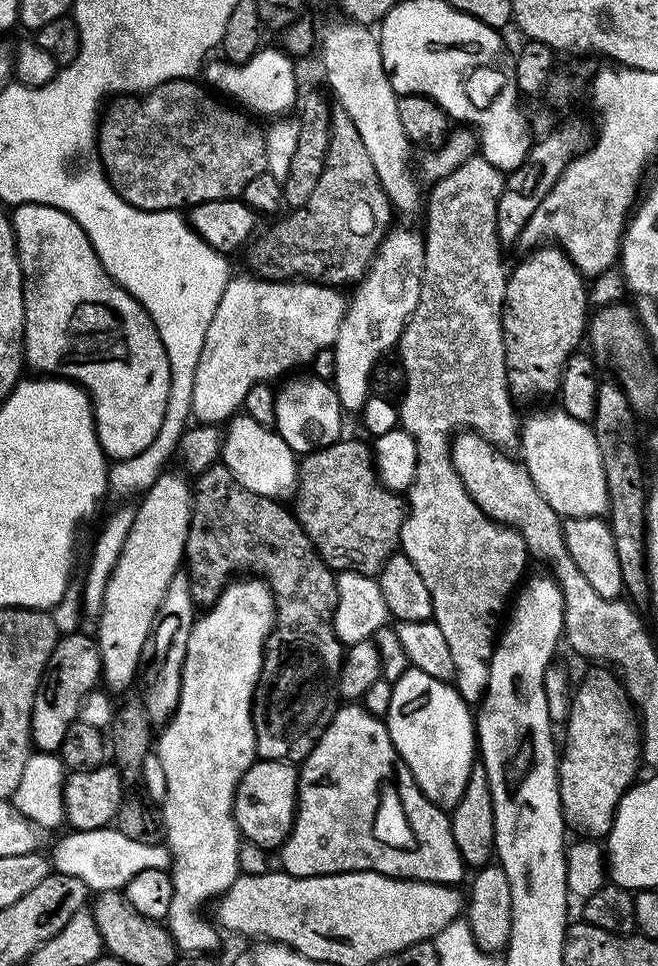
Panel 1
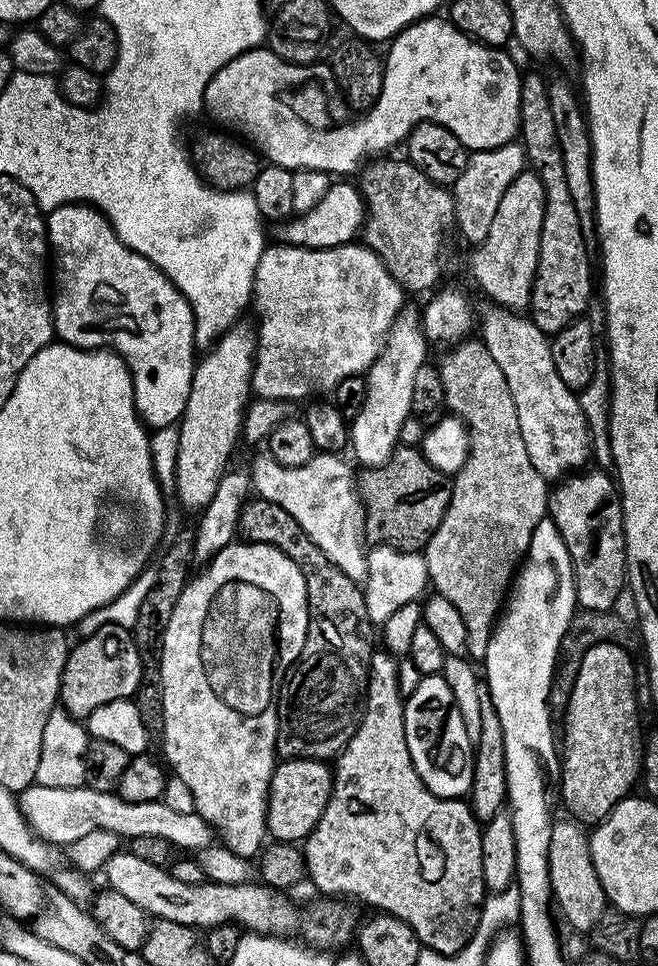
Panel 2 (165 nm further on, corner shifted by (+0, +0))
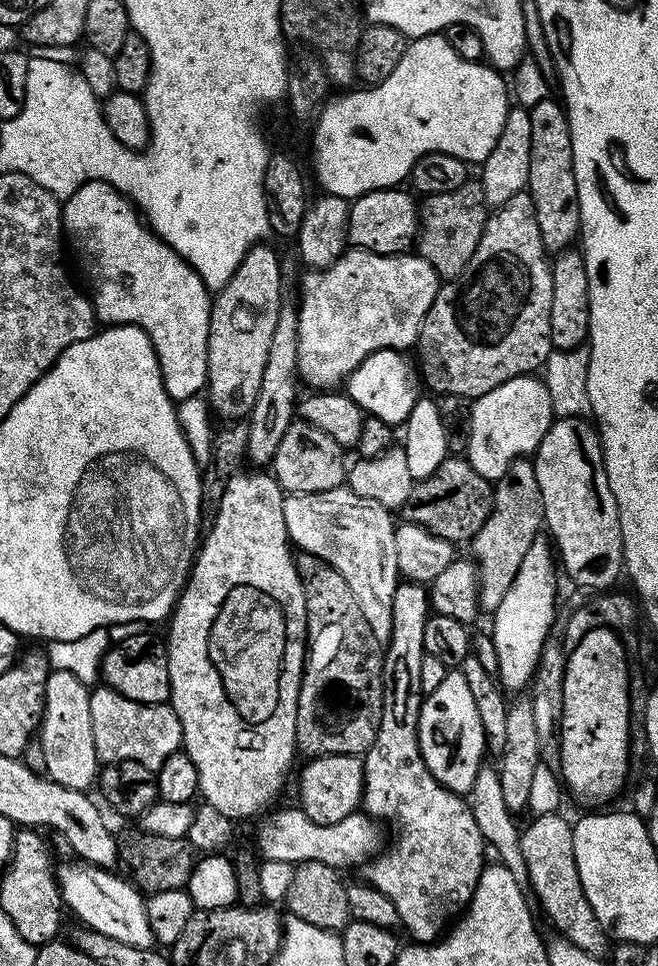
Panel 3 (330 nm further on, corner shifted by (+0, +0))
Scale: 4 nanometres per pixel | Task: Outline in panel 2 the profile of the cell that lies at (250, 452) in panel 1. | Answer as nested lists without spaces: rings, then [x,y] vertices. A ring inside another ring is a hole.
[[[271,454],[263,455],[253,462],[252,468],[250,467],[250,484],[255,495],[261,500],[269,500],[282,506],[282,510],[286,510],[286,514],[290,514],[294,522],[302,526],[304,533],[326,553],[330,562],[337,564],[351,580],[363,581],[368,575],[370,561],[364,557],[364,505],[359,495],[354,494],[354,472],[353,476],[348,468],[340,472],[340,464],[332,454],[316,454],[310,462],[295,466],[278,462]]]

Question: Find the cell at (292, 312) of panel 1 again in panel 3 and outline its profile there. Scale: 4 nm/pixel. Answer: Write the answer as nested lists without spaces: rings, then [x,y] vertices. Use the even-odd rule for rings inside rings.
[[[349,247],[343,254],[336,259],[328,268],[319,270],[311,270],[304,276],[304,285],[300,288],[300,300],[298,299],[298,315],[300,318],[300,371],[299,379],[309,384],[312,390],[332,390],[337,386],[343,385],[349,374],[370,354],[374,354],[383,348],[394,348],[397,350],[408,350],[408,347],[415,345],[421,339],[420,327],[426,318],[426,314],[430,310],[430,306],[434,302],[437,292],[442,287],[442,281],[436,275],[434,266],[430,266],[430,262],[426,258],[422,258],[418,254],[401,254],[398,256],[383,256],[382,254],[374,254],[370,250],[362,250],[361,248]]]

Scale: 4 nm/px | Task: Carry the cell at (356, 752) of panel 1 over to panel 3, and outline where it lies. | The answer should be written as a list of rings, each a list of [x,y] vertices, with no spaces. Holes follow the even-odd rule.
[[[414,580],[397,583],[392,607],[392,633],[386,642],[384,654],[384,713],[382,722],[378,726],[378,738],[374,738],[374,742],[362,756],[363,811],[377,821],[393,820],[396,823],[397,832],[392,848],[386,849],[384,853],[381,851],[373,855],[363,865],[362,880],[363,883],[382,890],[382,894],[386,894],[390,902],[394,902],[394,907],[398,909],[400,915],[402,928],[405,928],[412,935],[411,939],[416,942],[435,942],[441,939],[445,929],[467,909],[478,886],[478,878],[484,873],[486,867],[484,835],[482,830],[478,830],[478,822],[474,822],[474,814],[470,810],[467,799],[461,793],[443,788],[434,778],[434,774],[430,774],[420,753],[418,722],[425,697],[421,686],[421,667],[425,655],[422,636],[426,634],[429,615],[429,589],[423,583]]]

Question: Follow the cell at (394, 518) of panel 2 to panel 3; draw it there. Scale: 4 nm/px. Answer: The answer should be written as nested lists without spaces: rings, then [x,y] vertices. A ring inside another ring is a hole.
[[[452,454],[442,461],[434,474],[430,474],[430,478],[413,483],[412,496],[402,515],[407,523],[422,526],[449,544],[459,546],[463,540],[464,543],[471,542],[476,537],[486,518],[490,518],[493,507],[493,481],[482,478],[463,455]]]

